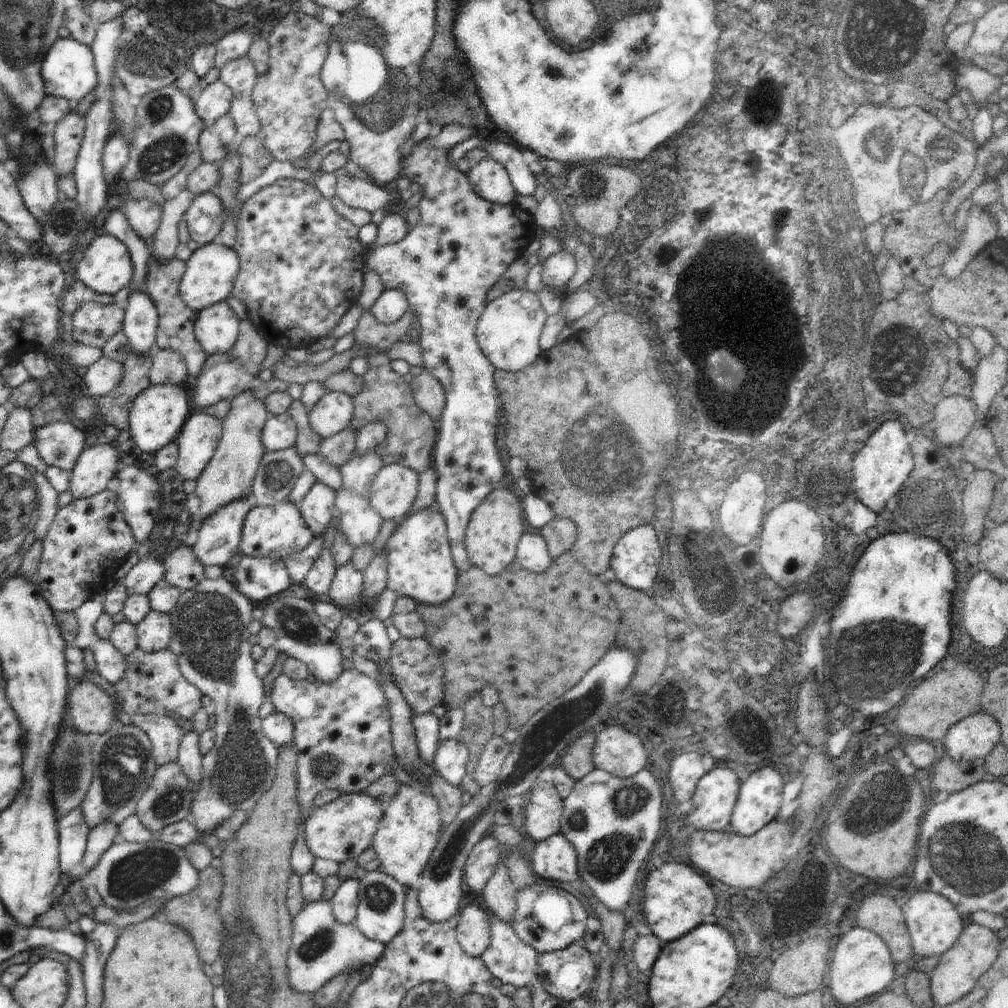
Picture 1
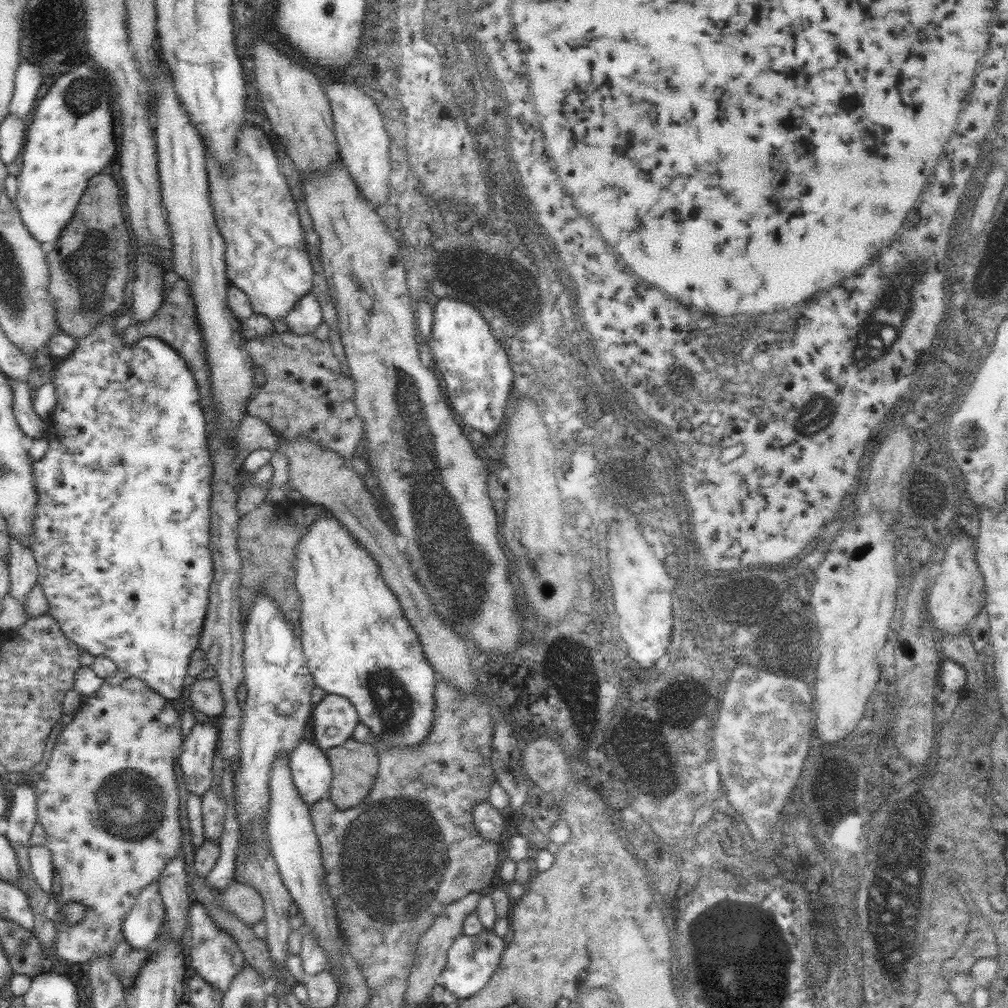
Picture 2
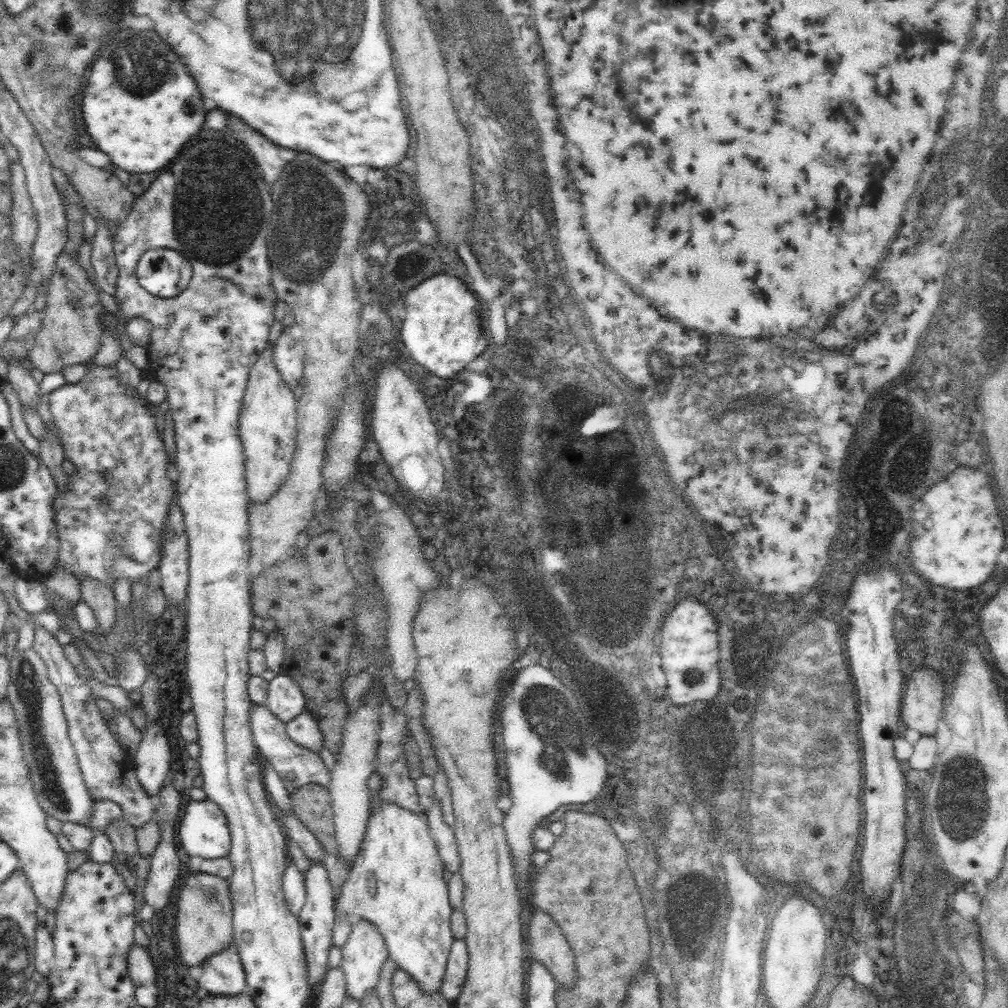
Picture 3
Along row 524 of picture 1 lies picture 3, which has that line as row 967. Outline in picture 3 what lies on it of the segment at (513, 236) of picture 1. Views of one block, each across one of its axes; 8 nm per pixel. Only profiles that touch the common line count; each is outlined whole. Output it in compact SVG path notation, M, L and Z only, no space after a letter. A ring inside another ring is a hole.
M455 939L447 960L446 972L442 980L441 993L451 1002L460 996L466 981L468 951L465 939Z

